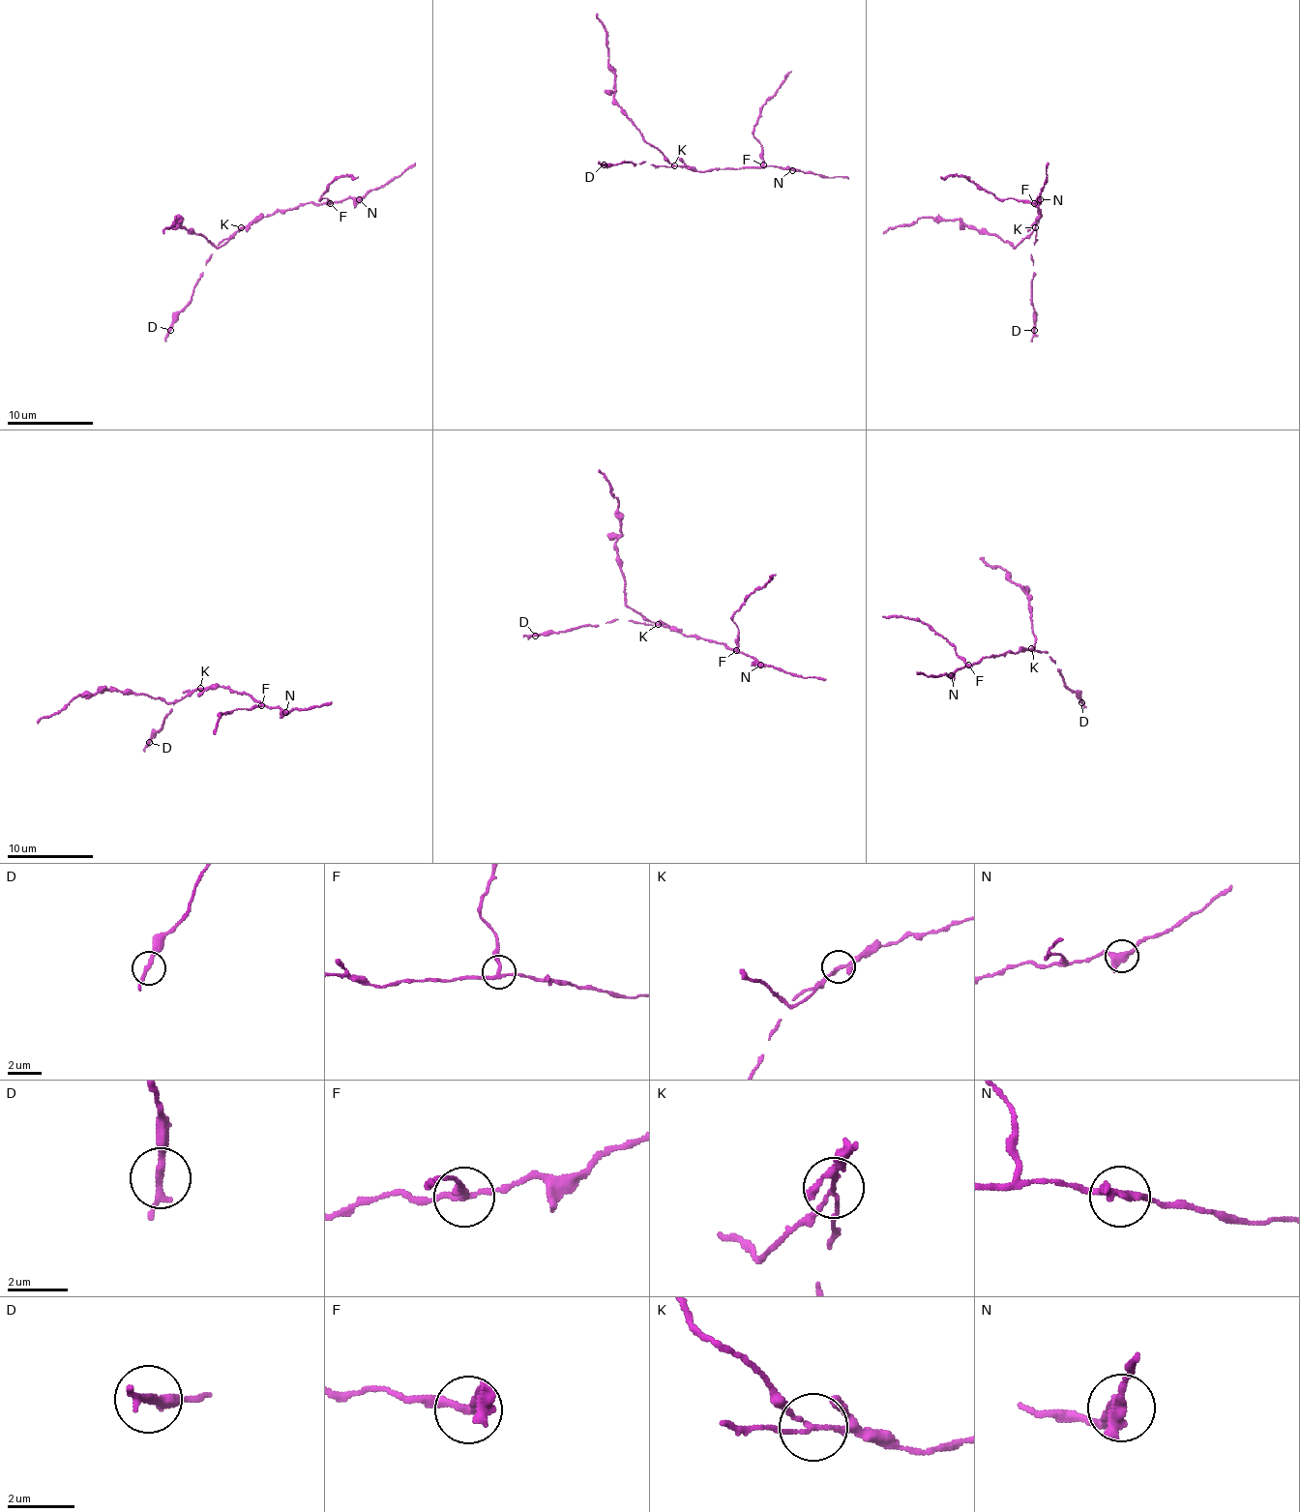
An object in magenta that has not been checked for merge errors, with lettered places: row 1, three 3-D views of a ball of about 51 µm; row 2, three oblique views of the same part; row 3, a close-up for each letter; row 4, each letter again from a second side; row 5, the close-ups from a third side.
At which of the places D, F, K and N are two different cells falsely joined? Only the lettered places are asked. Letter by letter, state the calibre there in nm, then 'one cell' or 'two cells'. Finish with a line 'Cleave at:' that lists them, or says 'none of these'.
D: 240 nm thick; one cell
F: 200 nm thick; two cells
K: 120 nm thick; two cells
N: 320 nm thick; one cell
Cleave at: F, K

